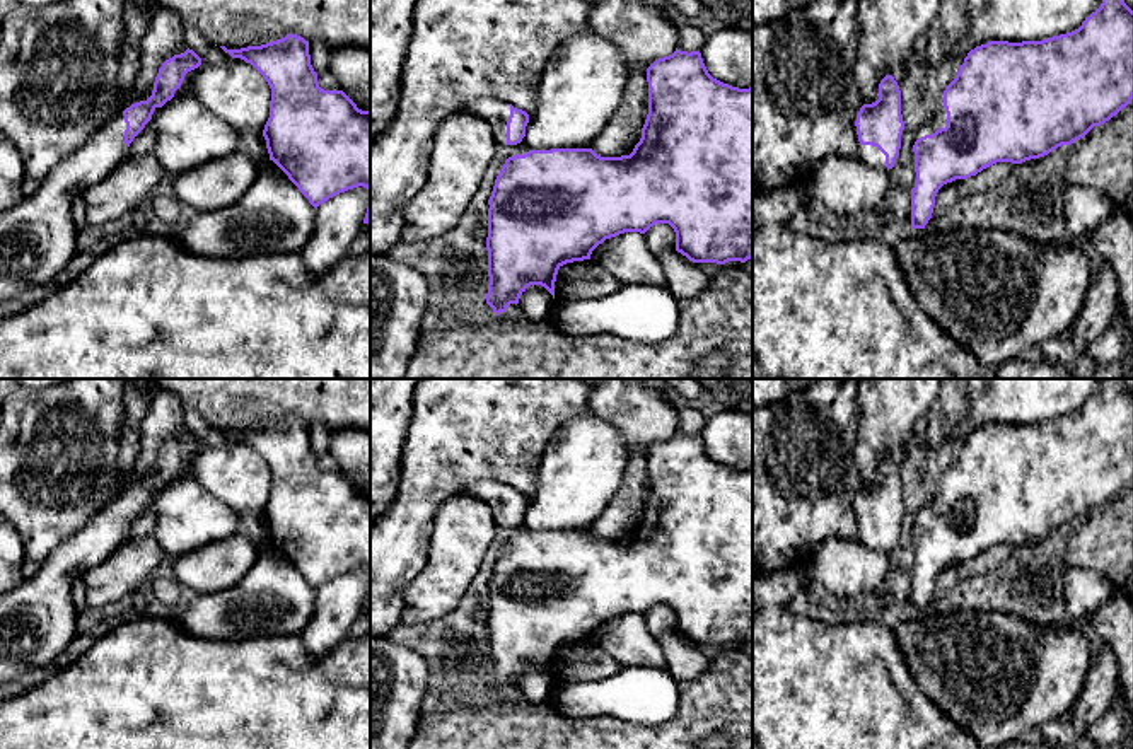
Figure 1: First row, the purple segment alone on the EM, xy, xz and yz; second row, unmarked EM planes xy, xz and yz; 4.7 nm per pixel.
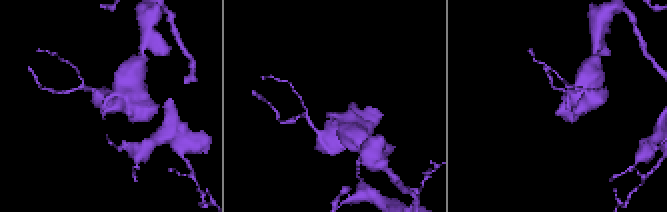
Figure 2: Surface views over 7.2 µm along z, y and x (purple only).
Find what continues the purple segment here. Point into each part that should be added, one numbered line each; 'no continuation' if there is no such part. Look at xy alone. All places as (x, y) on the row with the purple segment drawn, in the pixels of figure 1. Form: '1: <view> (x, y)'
1: xy (38, 238)

